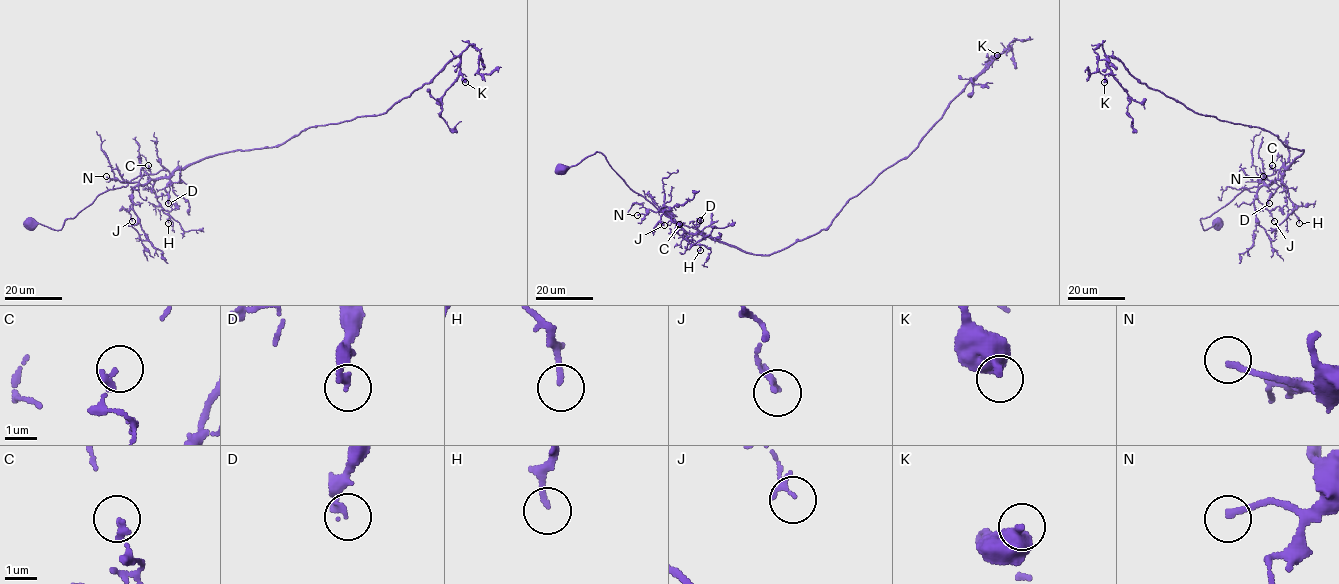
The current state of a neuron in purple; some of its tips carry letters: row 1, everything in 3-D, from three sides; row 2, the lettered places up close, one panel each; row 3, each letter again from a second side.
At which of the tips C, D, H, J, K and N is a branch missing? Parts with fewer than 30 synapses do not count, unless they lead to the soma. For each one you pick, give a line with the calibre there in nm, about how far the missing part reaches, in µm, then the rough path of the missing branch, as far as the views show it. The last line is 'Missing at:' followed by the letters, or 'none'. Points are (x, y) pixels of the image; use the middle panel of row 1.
D: 240 nm | 30 µm | (700, 220), (700, 213), (705, 208), (716, 210), (718, 206), (715, 201), (718, 200), (716, 200)
Missing at: D

